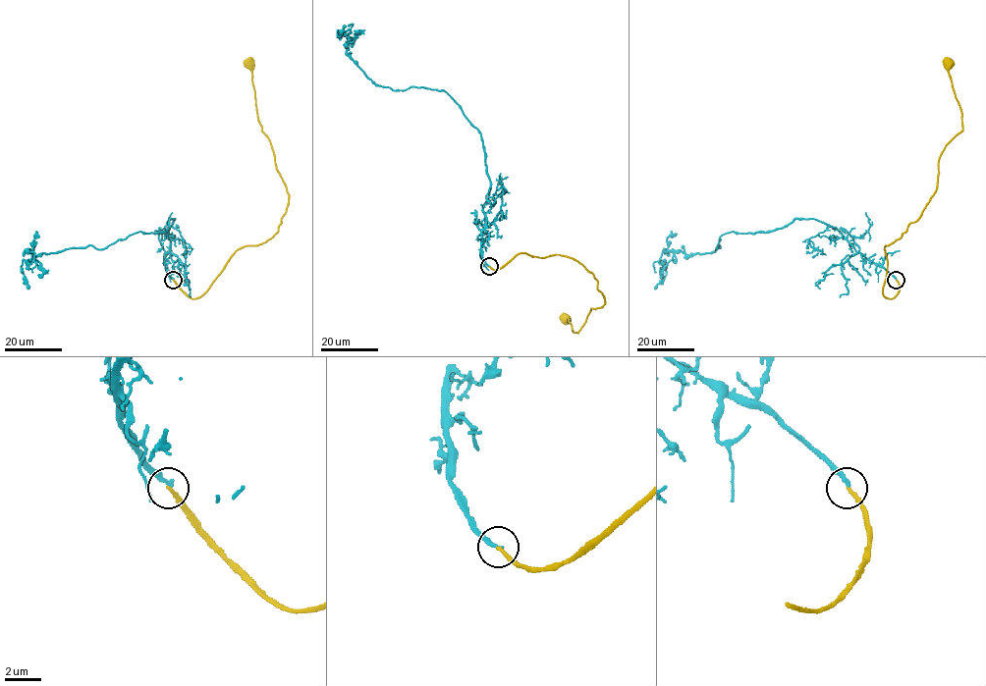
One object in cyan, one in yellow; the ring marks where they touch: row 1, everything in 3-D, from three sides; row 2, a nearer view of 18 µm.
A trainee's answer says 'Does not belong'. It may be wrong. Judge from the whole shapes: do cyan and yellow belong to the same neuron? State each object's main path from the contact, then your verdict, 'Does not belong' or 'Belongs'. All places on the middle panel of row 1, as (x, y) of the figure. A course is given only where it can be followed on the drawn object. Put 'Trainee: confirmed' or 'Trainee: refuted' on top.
Trainee: confirmed
Course of cyan: (489, 266), (481, 133), (445, 92), (375, 84), (346, 53), (350, 30), (337, 37), (345, 25). Course of yellow: (489, 266), (499, 270), (520, 253), (575, 259), (597, 281), (605, 301), (590, 311), (577, 333), (566, 318). Does not belong

